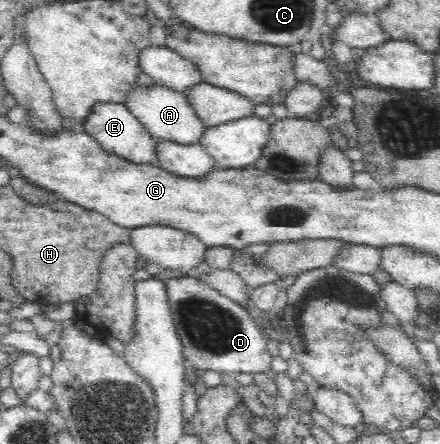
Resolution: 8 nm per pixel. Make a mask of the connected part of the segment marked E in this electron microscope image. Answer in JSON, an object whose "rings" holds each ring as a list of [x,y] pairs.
{"rings":[[[111,102],[96,104],[81,130],[94,138],[94,141],[98,142],[103,150],[124,159],[124,161],[134,165],[160,167],[156,148],[158,142],[150,136],[143,124],[134,117],[124,104],[112,104]]]}

